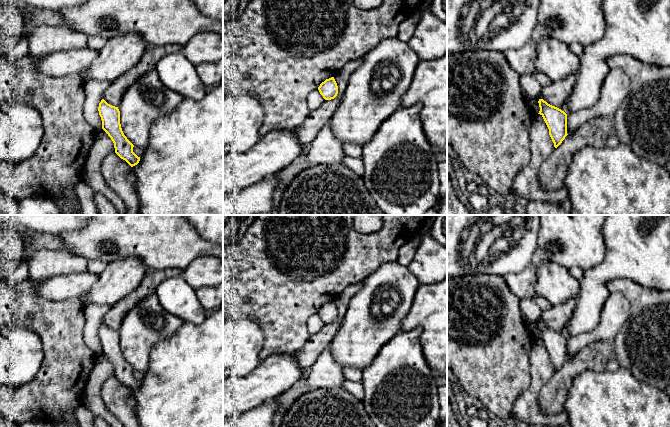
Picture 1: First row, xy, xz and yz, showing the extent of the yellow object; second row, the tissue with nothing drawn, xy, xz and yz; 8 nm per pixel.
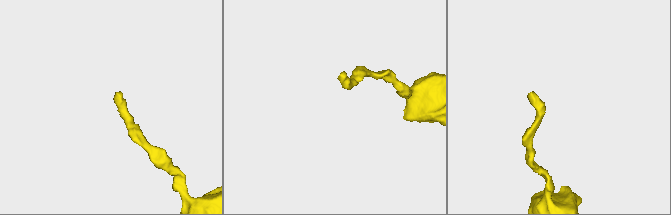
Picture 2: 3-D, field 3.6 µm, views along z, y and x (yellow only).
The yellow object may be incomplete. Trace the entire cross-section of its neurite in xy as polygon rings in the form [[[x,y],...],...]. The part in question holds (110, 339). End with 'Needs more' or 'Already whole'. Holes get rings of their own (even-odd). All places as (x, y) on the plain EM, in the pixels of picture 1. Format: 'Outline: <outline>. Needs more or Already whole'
Outline: [[[102,323],[99,327],[98,335],[102,344],[102,353],[113,365],[115,377],[131,391],[137,389],[140,381],[133,376],[134,369],[122,355],[118,331],[112,330]]]. Already whole

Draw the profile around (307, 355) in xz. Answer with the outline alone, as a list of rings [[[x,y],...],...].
[[[363,281],[347,287],[333,300],[338,310],[338,318],[334,323],[325,324],[319,332],[310,335],[307,342],[296,353],[298,363],[302,368],[310,368],[322,351],[329,347],[339,331],[350,300],[361,288],[362,283]]]

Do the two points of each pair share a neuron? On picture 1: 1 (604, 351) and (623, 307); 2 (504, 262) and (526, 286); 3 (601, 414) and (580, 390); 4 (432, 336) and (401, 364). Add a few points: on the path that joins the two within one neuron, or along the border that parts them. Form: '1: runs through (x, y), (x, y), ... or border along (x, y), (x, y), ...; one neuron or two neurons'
1: border along (612, 341), (595, 341), (585, 347); two neurons
2: border along (531, 262), (520, 271), (507, 273), (503, 276); two neurons
3: runs through (600, 407), (587, 394); one neuron
4: border along (404, 330), (421, 328), (420, 345), (430, 368); two neurons

